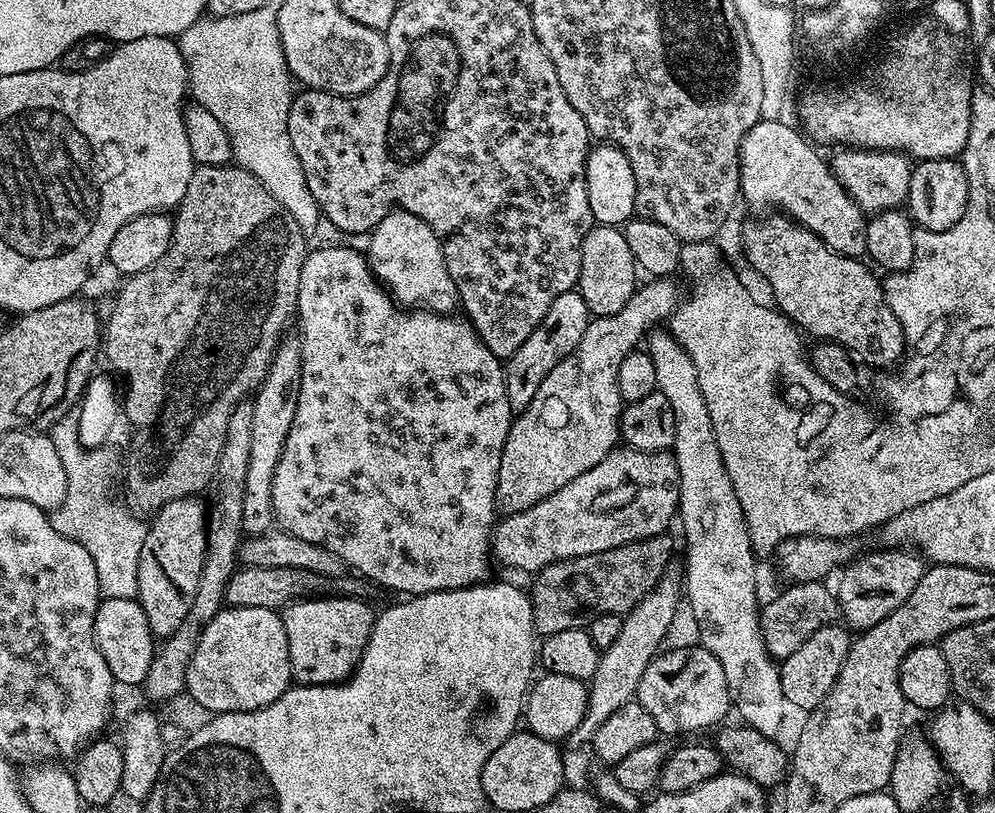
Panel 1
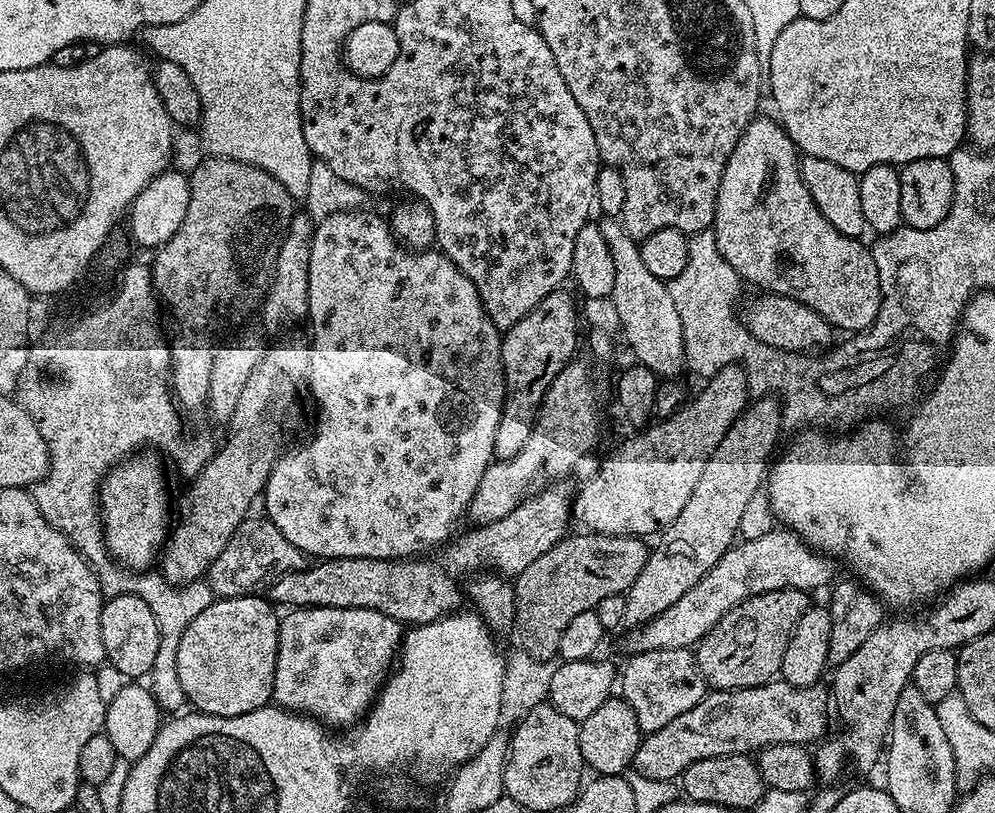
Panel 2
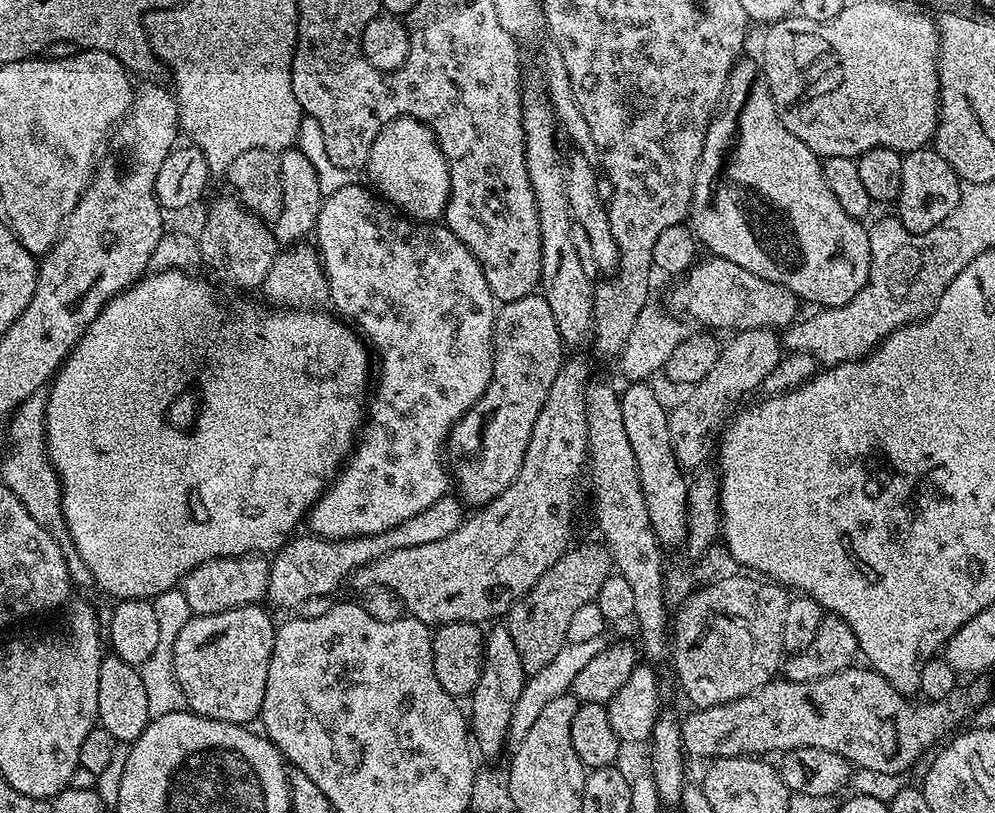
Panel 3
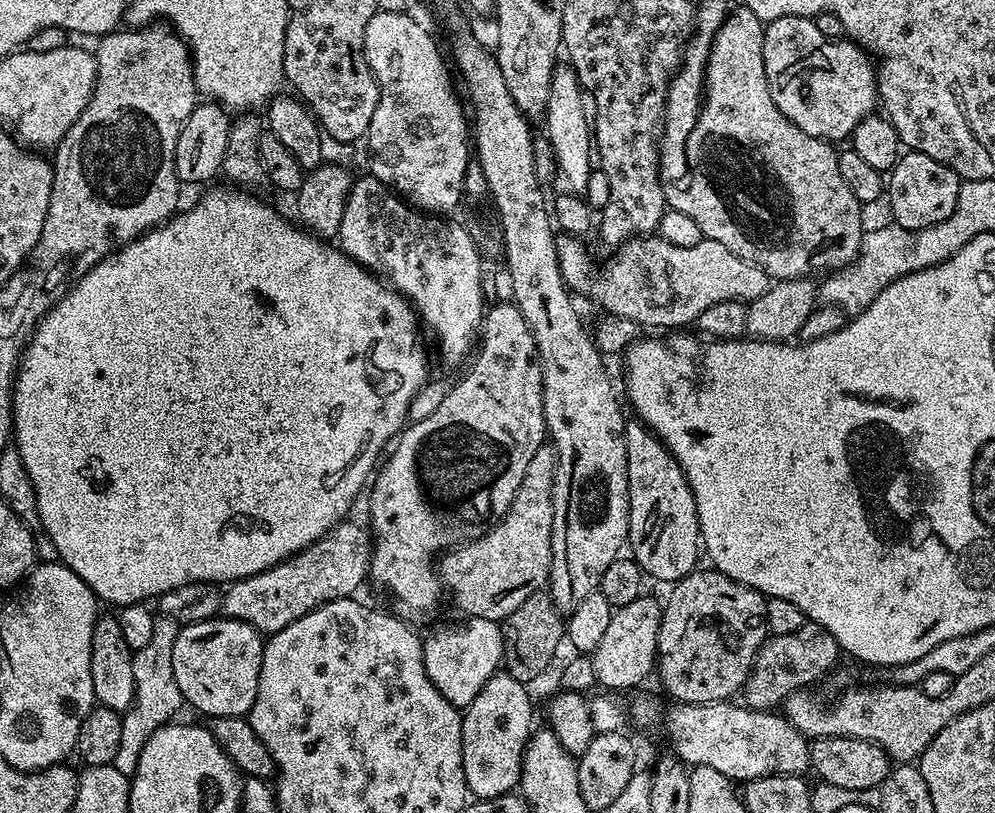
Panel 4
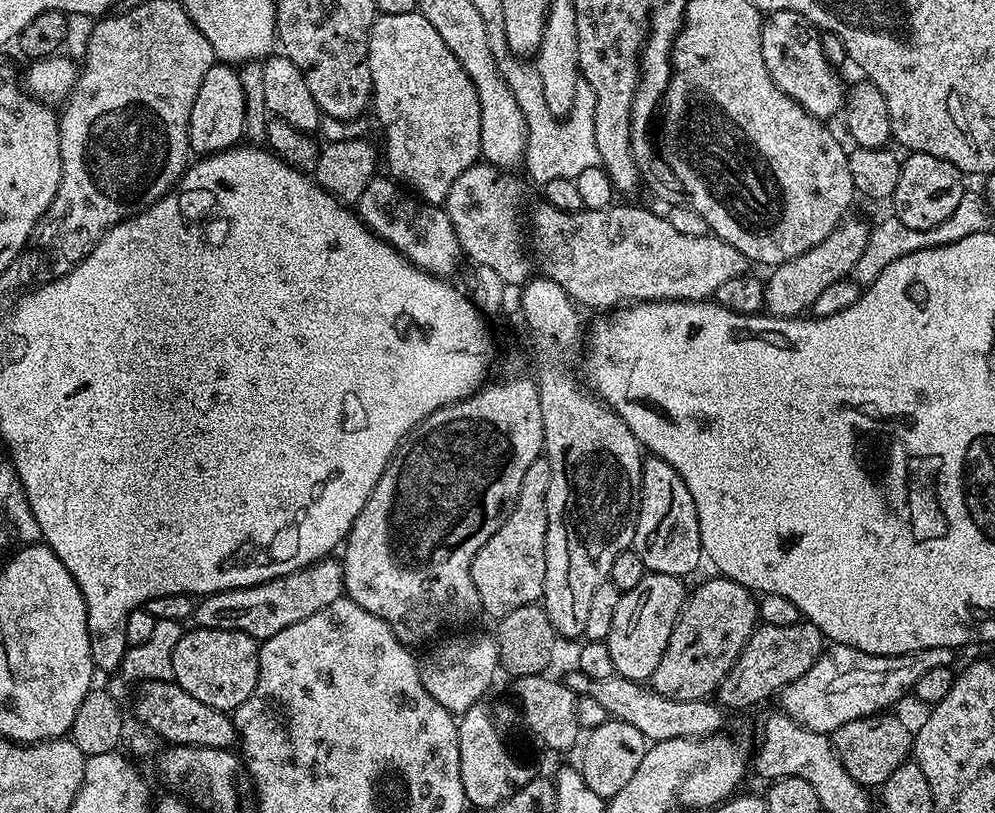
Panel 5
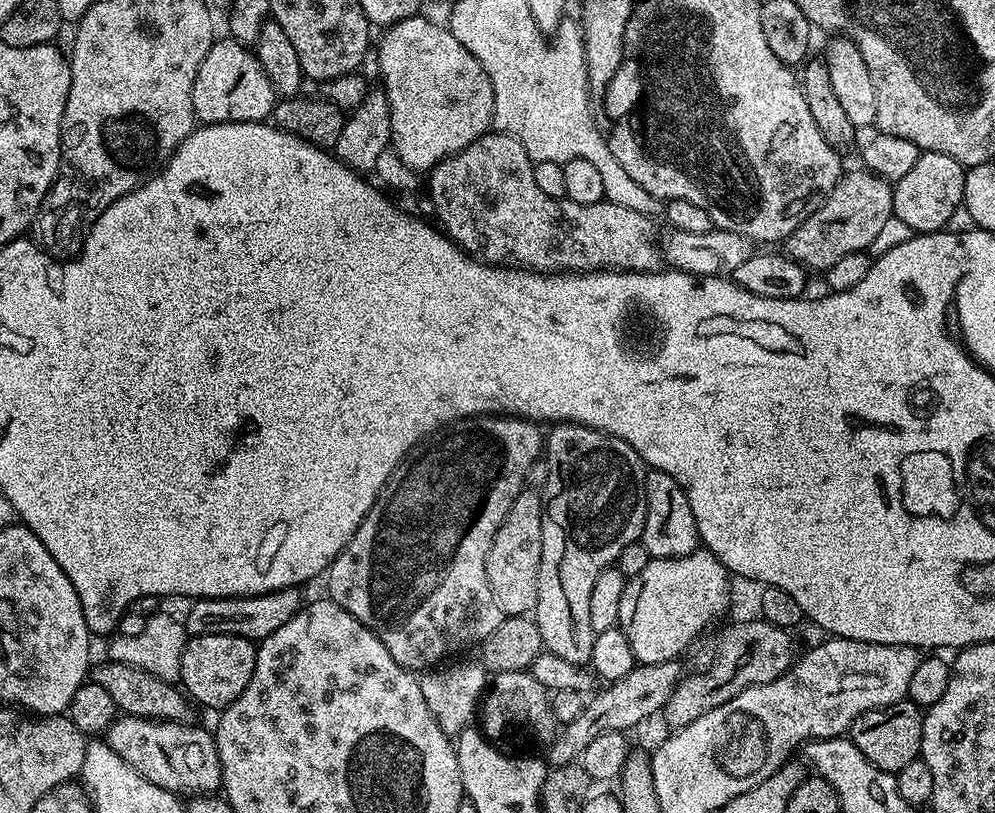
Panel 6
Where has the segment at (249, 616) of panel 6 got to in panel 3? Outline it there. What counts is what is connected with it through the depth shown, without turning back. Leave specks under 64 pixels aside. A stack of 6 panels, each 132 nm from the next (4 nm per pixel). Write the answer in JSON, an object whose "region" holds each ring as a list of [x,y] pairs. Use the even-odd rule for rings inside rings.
{"region":[[[449,494],[438,498],[438,502],[429,504],[426,510],[406,518],[398,526],[378,534],[351,536],[341,540],[327,540],[324,536],[311,534],[297,535],[271,557],[268,566],[267,599],[272,599],[280,608],[296,608],[315,596],[328,596],[351,572],[356,572],[359,568],[360,571],[367,569],[369,564],[394,550],[402,550],[406,546],[422,546],[426,542],[438,542],[438,538],[454,534],[454,530],[458,530],[464,519],[465,505],[455,495]]]}

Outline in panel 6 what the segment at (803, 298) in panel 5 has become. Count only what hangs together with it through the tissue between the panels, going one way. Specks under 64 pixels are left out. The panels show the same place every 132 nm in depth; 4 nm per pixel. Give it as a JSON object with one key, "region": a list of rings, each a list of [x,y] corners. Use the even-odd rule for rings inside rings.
{"region":[[[845,171],[840,181],[832,187],[832,191],[819,201],[820,208],[814,209],[812,213],[809,211],[801,219],[800,225],[789,234],[788,239],[783,241],[783,251],[804,265],[805,269],[827,270],[834,266],[834,262],[846,258],[846,254],[871,249],[874,237],[885,224],[886,218],[893,215],[893,185],[872,172],[859,171]]]}

